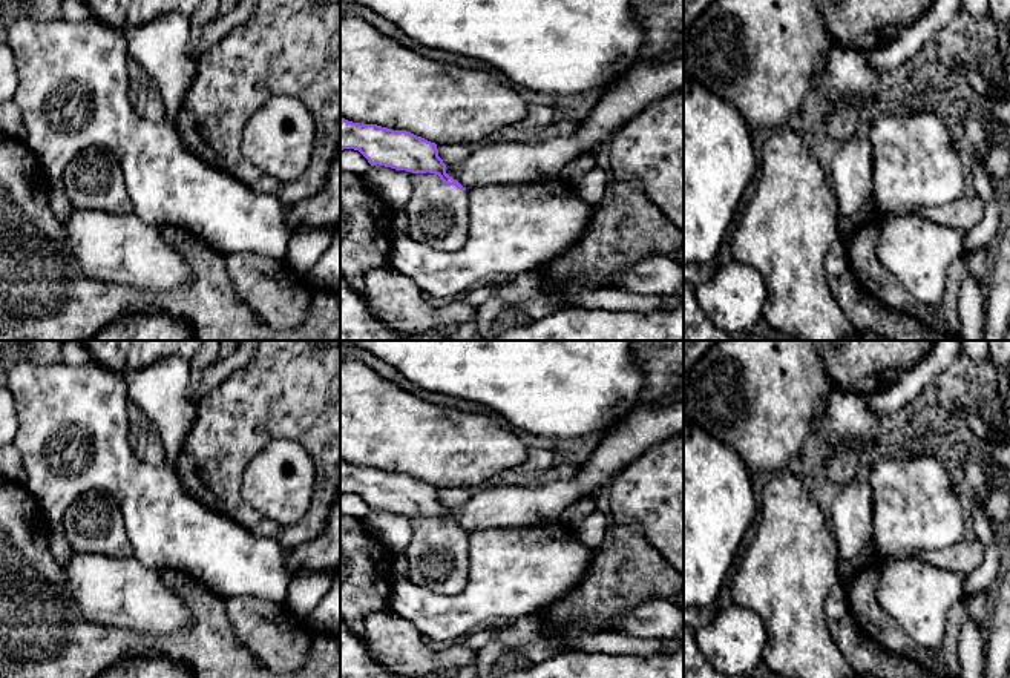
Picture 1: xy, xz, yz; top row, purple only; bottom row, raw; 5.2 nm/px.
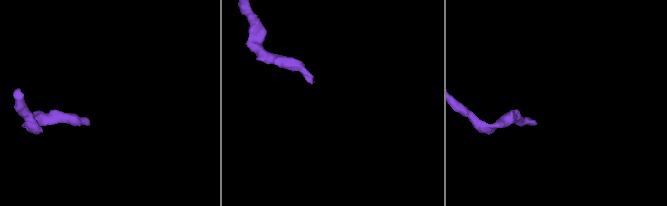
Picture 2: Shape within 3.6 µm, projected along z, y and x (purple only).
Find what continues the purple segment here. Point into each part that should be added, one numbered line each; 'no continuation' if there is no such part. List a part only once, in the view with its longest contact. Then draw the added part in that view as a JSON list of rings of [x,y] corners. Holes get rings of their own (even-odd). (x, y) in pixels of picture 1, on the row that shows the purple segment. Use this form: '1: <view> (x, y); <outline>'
1: xz (437, 213); [[[417,173],[405,215],[408,235],[428,247],[454,252],[469,236],[469,190],[444,184],[435,173]]]

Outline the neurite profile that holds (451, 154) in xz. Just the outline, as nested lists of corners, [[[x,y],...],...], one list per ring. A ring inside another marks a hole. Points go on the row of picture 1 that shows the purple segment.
[[[440,144],[437,146],[438,156],[446,166],[460,166],[469,158],[474,150],[474,146],[467,144]]]

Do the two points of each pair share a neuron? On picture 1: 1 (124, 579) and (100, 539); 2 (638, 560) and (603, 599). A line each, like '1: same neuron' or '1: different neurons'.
1: different neurons
2: same neuron

